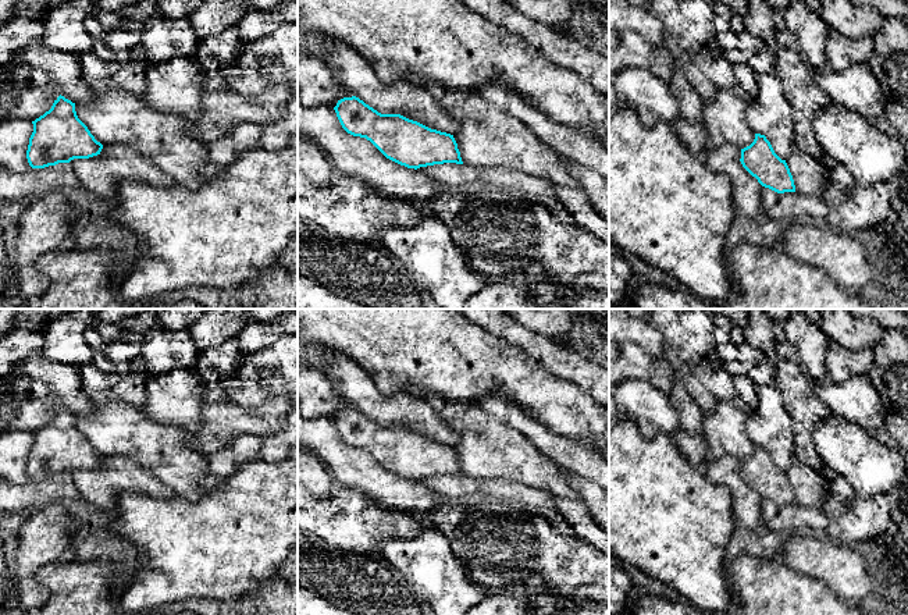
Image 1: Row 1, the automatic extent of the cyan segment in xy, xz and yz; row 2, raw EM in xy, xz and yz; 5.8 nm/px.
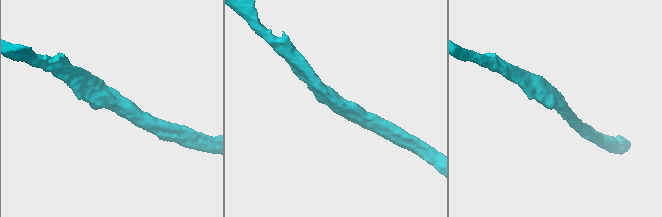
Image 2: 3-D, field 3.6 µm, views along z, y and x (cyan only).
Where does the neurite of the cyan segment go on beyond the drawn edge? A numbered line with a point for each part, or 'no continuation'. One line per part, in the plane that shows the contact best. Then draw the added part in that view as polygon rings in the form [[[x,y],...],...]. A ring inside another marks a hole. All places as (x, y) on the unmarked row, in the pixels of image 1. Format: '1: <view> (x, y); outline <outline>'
no continuation

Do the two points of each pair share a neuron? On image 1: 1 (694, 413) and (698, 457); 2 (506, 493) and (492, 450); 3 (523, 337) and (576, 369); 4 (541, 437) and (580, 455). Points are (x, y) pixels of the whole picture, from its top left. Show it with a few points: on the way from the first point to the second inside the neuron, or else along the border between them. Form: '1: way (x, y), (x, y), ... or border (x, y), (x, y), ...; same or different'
1: way (694, 425), (694, 445); same
2: border (469, 476), (485, 480), (511, 479), (531, 489); different
3: way (536, 347), (563, 363); same
4: way (551, 445), (570, 454); same

